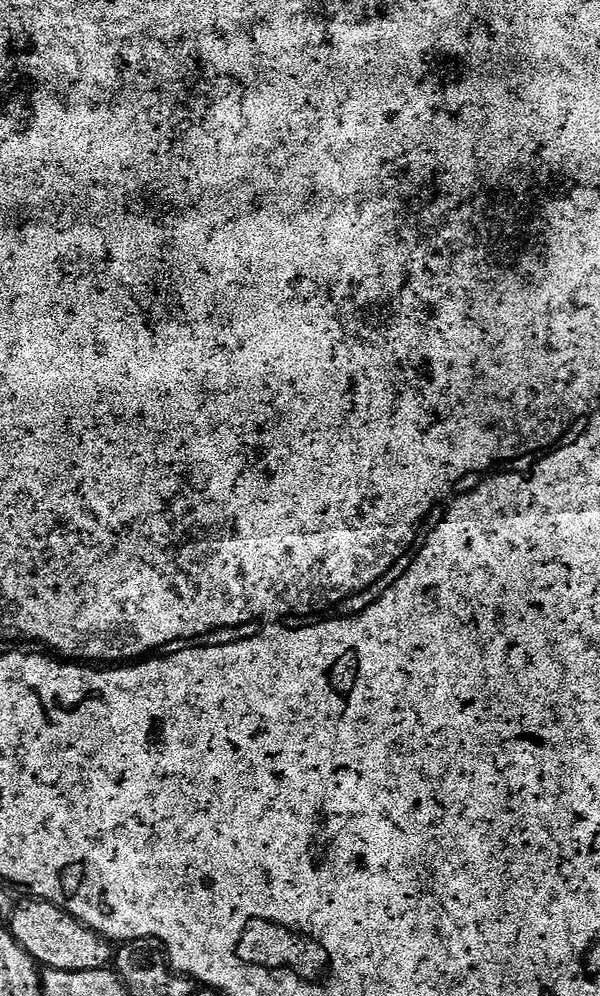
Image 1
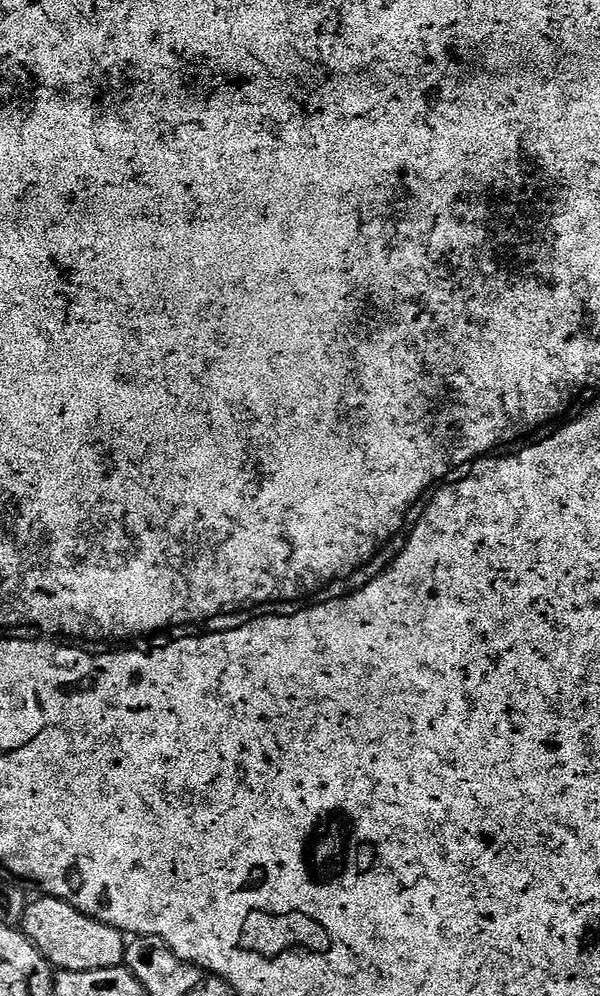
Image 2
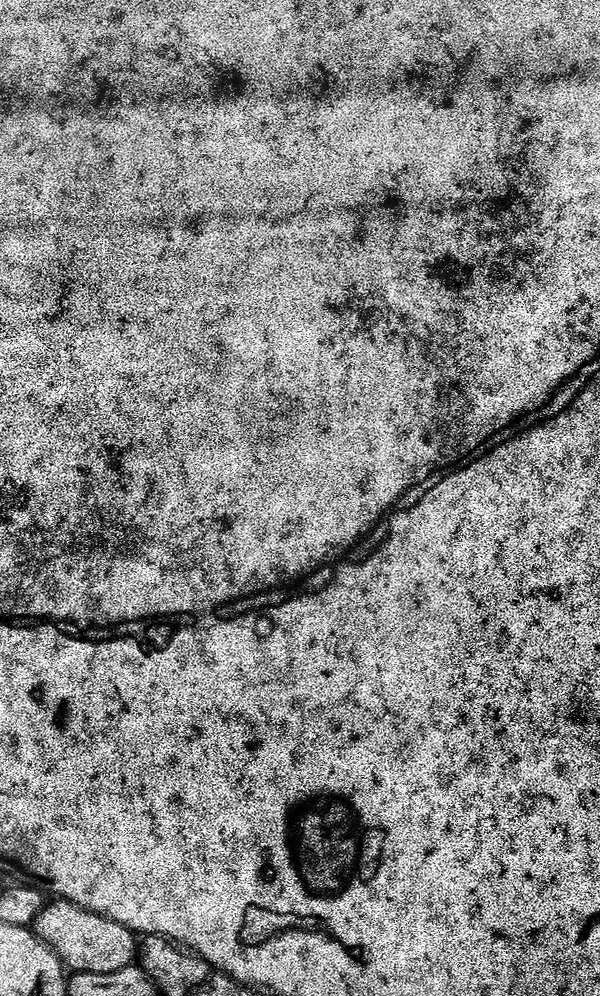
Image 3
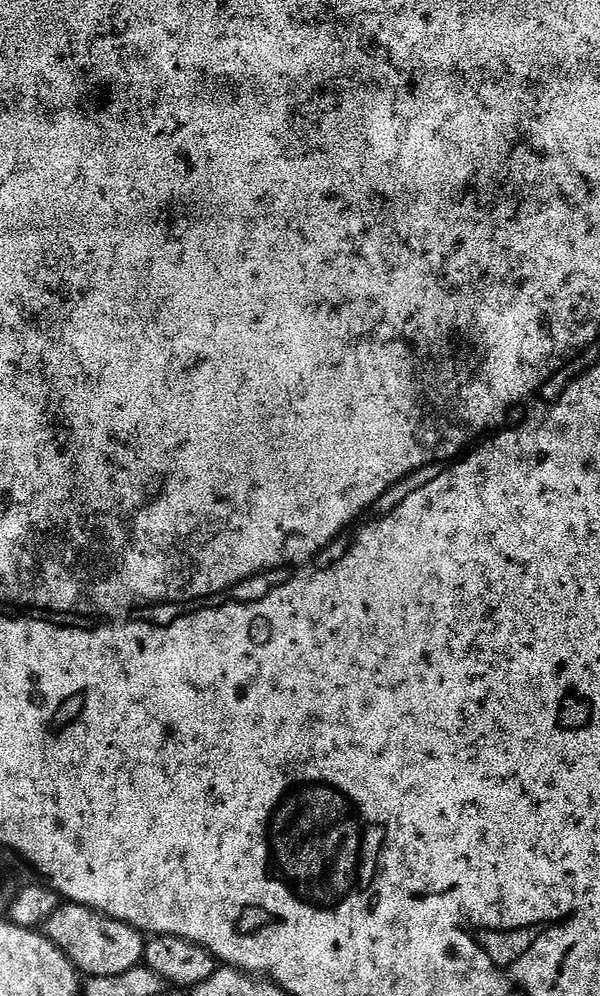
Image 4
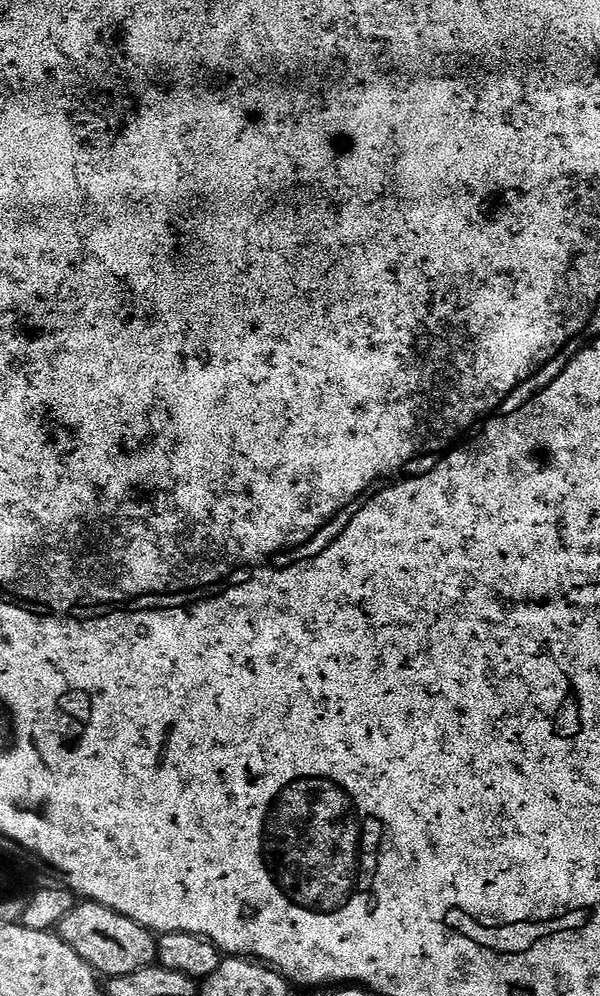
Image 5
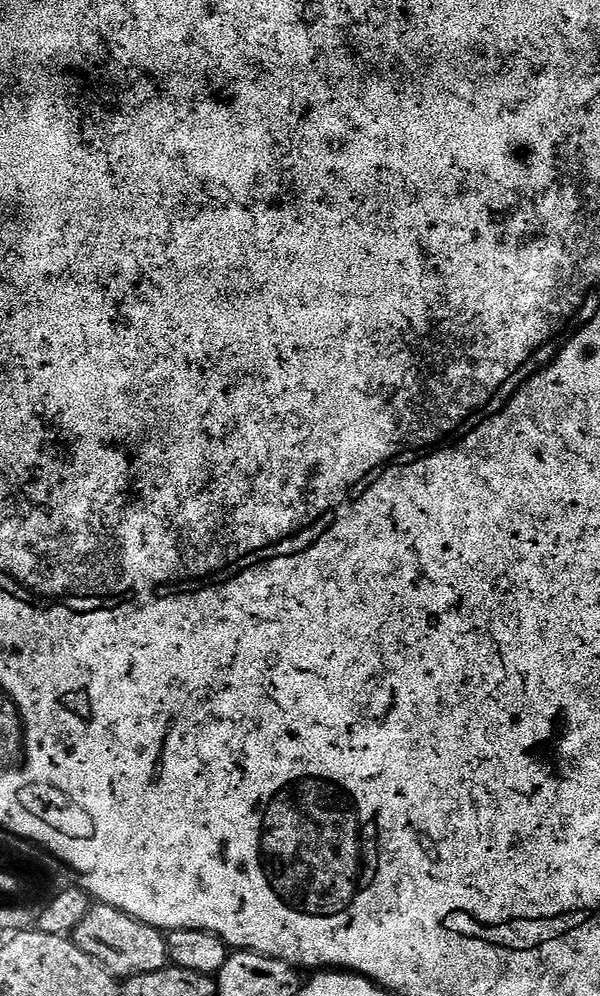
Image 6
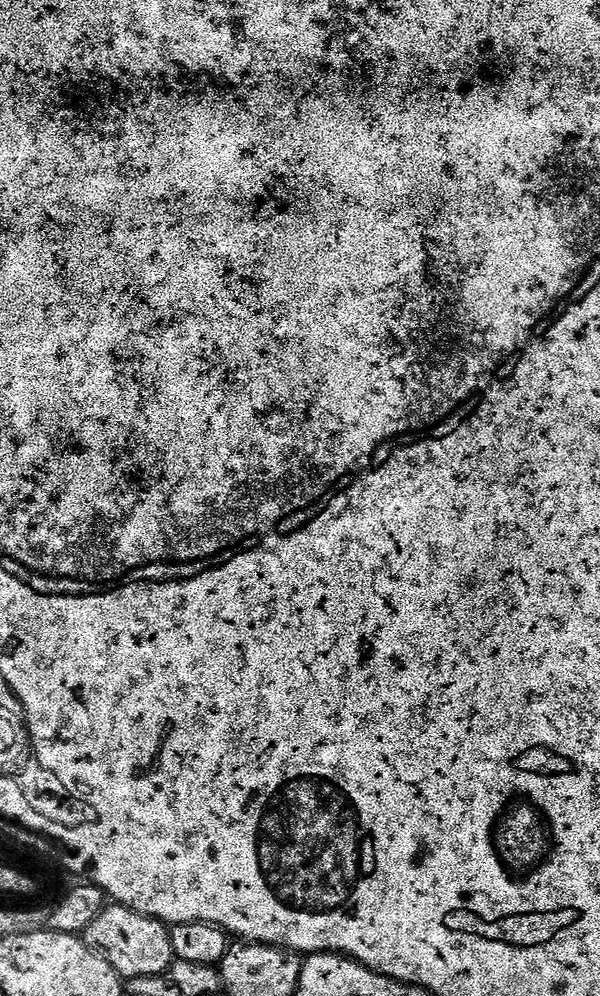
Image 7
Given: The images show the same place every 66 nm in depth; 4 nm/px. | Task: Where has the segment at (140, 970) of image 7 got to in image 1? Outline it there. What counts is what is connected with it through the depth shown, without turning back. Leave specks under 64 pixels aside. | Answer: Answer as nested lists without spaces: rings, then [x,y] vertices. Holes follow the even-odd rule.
[[[27,898],[20,900],[12,911],[10,931],[12,937],[30,954],[37,965],[54,970],[98,970],[113,963],[114,948],[104,937],[99,936],[93,928],[87,928],[78,918],[66,910],[54,906],[45,900]]]

